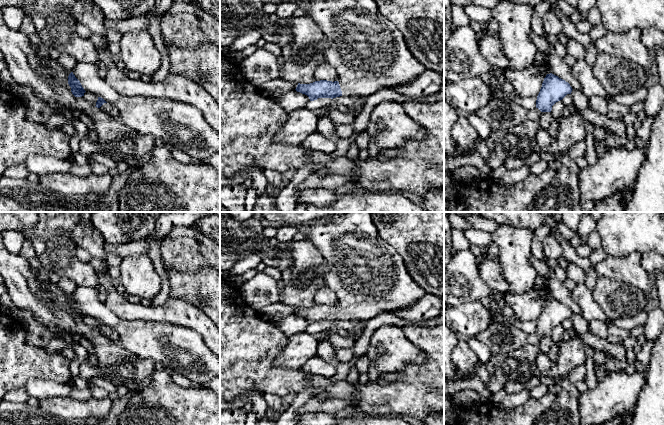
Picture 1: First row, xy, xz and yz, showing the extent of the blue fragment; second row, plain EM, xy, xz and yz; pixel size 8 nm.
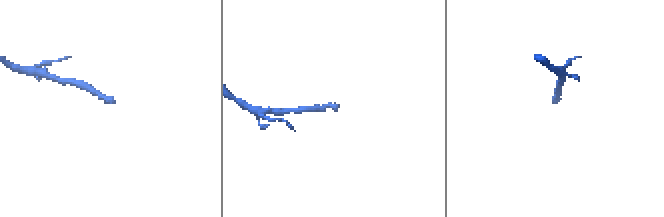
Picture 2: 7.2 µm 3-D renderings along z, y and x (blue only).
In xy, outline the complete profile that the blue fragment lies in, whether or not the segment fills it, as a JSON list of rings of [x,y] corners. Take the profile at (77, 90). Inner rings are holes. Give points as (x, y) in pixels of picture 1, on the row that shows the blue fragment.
[[[73,72],[68,76],[68,84],[71,87],[71,92],[75,97],[82,97],[86,92],[82,87],[80,81],[75,77]]]

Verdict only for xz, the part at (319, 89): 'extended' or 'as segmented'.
extended

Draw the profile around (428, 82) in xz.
[[[425,68],[425,70],[413,81],[398,86],[394,90],[410,98],[421,98],[439,93],[441,88],[441,74]]]

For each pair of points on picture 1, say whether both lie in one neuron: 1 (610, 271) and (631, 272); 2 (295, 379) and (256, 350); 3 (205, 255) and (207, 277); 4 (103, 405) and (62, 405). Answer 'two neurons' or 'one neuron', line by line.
1: one neuron
2: one neuron
3: two neurons
4: one neuron

